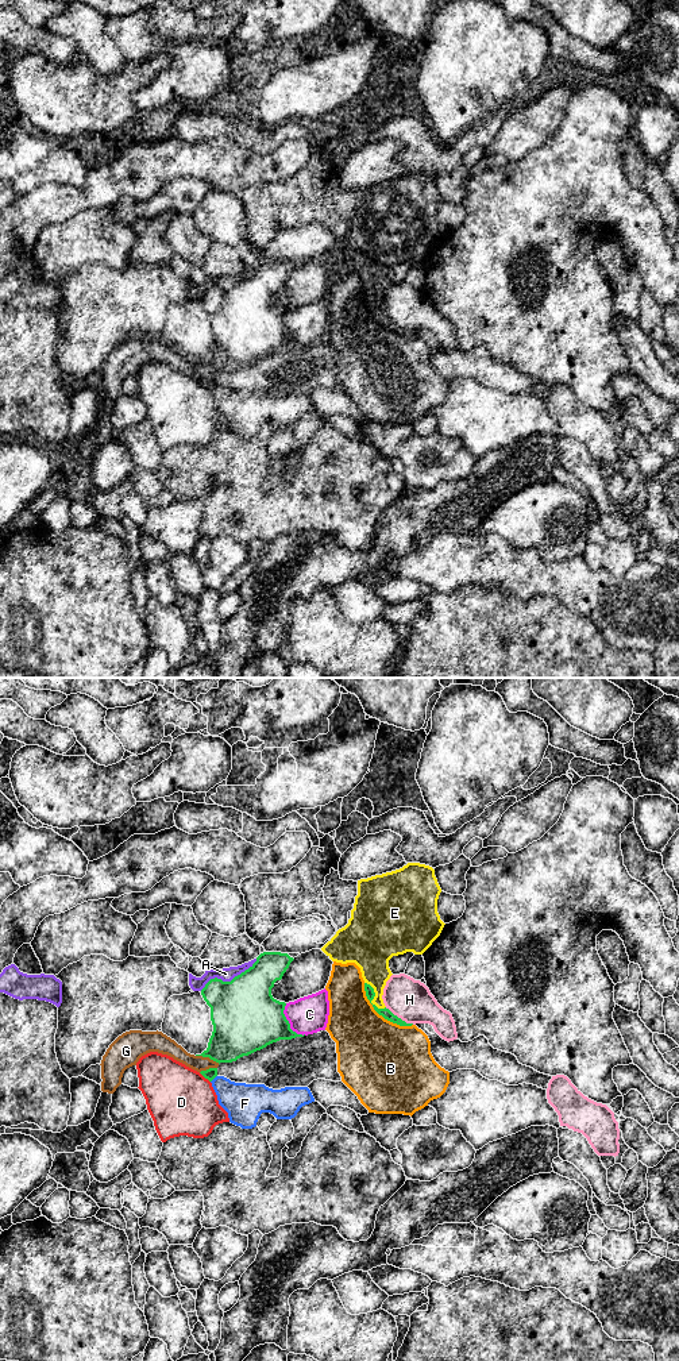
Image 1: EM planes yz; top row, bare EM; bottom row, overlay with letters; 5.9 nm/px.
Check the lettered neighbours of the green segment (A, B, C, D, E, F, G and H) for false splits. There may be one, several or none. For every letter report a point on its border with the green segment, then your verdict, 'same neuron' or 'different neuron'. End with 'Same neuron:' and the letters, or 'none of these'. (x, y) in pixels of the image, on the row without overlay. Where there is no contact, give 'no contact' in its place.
A: contact yz (228, 290); different neuron
B: contact yz (381, 323); different neuron
C: contact yz (289, 332); different neuron
D: contact yz (204, 385); different neuron
E: contact yz (373, 307); different neuron
F: contact yz (213, 386); different neuron
G: contact yz (208, 365); different neuron
H: contact yz (400, 327); different neuron
Same neuron: none of these

